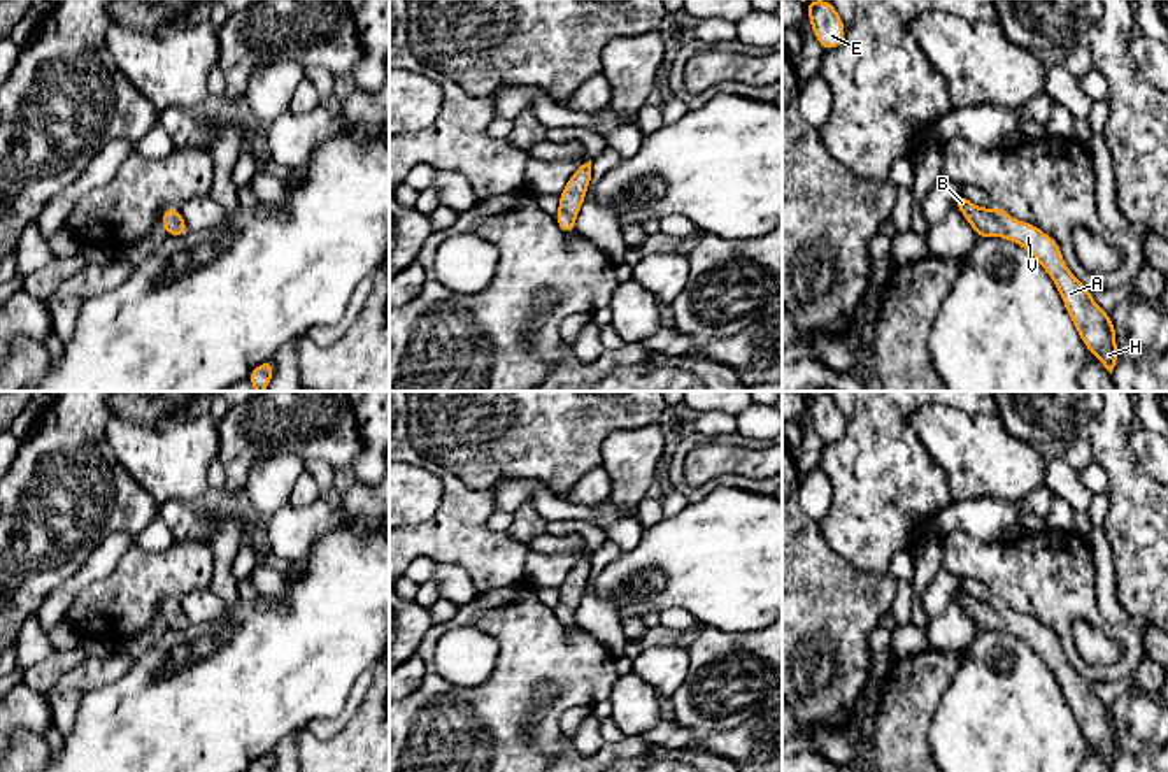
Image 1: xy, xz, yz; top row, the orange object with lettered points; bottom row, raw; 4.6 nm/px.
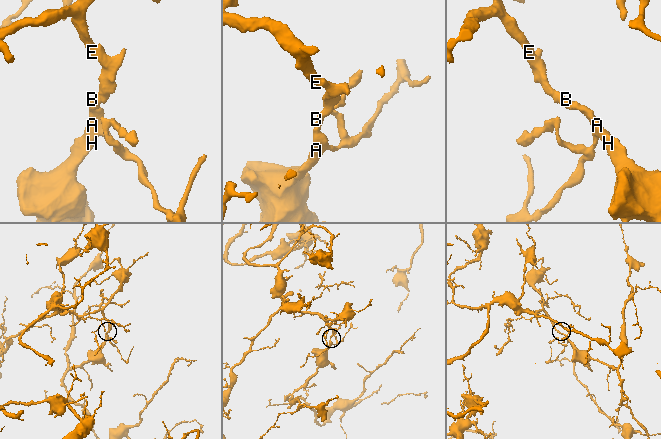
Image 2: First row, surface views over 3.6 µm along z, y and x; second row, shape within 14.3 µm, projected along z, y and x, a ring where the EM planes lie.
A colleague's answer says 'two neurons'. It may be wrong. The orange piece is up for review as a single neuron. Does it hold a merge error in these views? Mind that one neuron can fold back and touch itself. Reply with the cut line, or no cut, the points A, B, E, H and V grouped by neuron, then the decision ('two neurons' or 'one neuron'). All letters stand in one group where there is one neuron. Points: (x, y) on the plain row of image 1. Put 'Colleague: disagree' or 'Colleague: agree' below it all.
no cut; A B E H V; one neuron
Colleague: disagree

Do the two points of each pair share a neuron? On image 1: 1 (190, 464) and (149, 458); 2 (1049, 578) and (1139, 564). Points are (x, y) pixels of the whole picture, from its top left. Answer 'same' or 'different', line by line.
1: same
2: different

